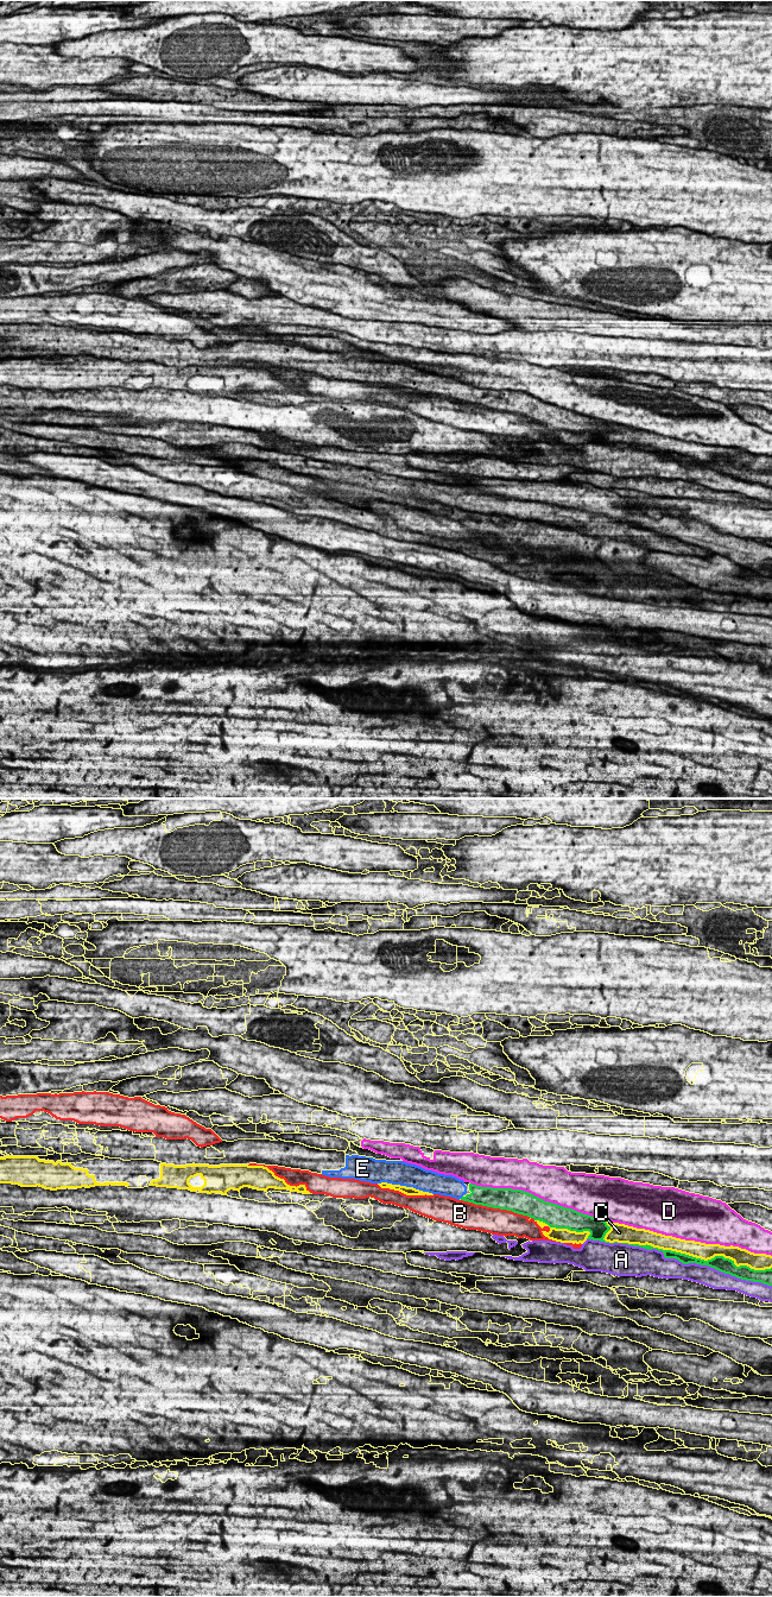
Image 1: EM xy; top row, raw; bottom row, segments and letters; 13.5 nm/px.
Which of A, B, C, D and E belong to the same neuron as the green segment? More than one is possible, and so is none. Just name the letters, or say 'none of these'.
E

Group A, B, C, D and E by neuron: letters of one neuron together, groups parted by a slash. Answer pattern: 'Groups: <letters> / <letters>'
Groups: A / B / C / D / E

